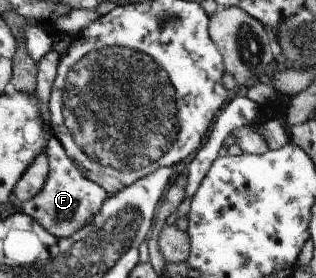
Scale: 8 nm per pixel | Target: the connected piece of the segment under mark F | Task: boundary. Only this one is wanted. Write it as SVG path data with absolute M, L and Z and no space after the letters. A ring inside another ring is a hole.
M50 135L46 148L49 173L44 188L28 203L22 203L20 211L36 219L52 235L64 238L79 231L98 214L104 201L108 198L106 191L99 184L88 180L76 165L66 156L64 147L56 137Z

